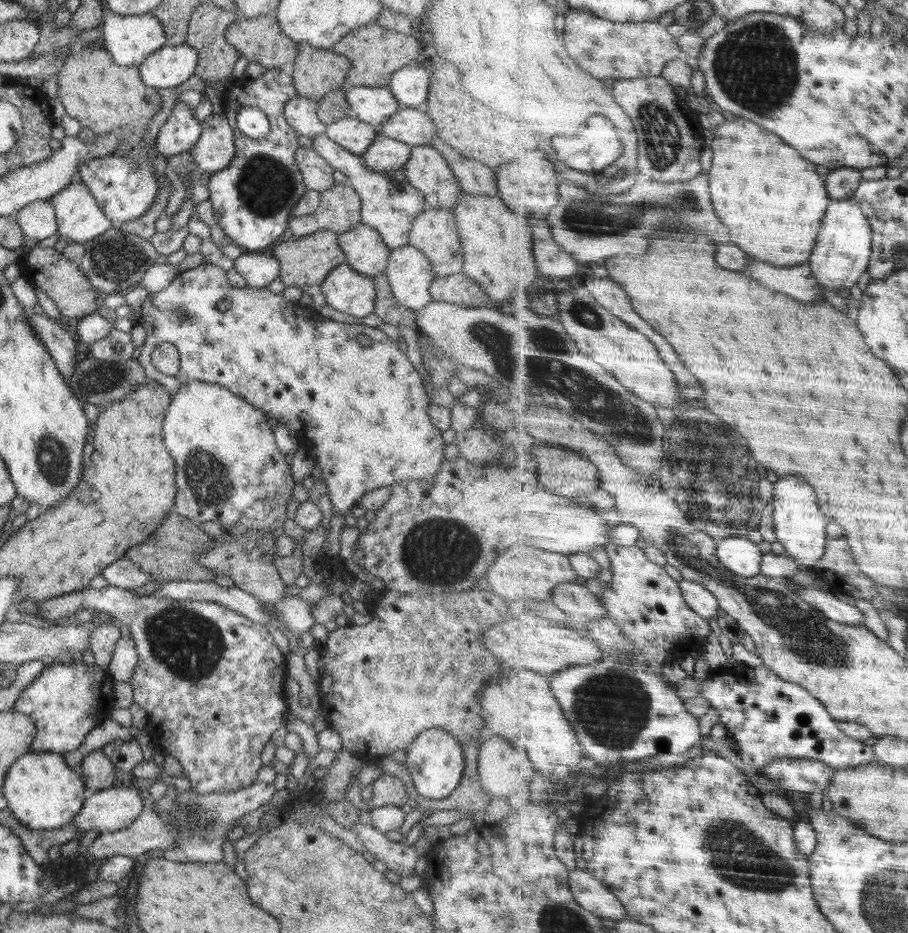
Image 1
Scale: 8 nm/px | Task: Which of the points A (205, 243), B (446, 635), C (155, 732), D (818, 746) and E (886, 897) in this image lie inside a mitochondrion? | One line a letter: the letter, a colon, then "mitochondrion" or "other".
A: other
B: other
C: other
D: other
E: mitochondrion

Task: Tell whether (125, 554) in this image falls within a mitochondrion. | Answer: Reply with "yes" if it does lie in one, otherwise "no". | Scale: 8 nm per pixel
no

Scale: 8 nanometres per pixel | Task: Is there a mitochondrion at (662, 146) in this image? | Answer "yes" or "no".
yes

